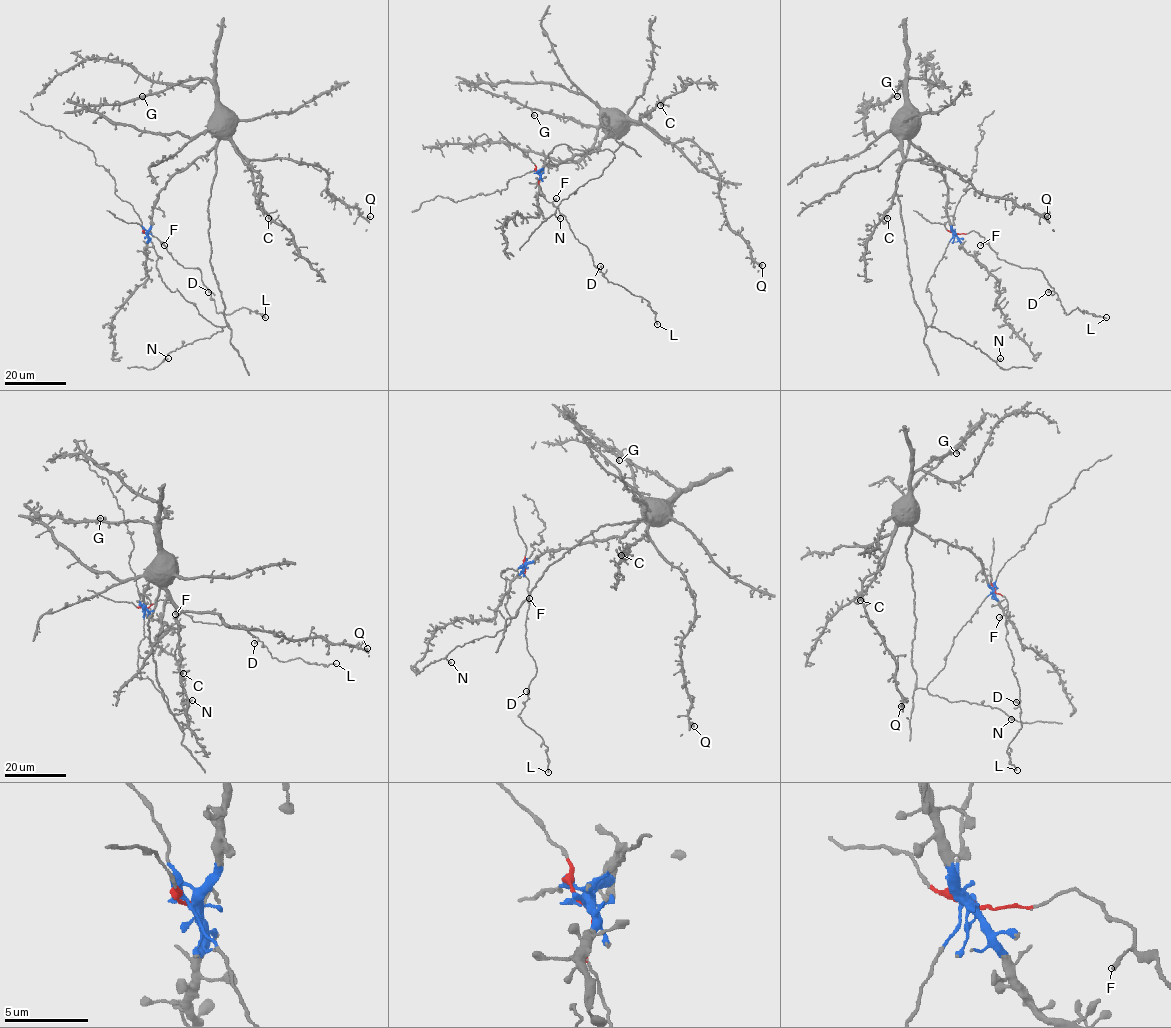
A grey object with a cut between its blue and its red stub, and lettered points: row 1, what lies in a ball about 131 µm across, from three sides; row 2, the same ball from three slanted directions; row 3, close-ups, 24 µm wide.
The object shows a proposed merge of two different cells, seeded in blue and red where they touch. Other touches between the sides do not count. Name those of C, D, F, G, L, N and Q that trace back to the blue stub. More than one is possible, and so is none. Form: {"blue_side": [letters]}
{"blue_side": ["C", "G", "N", "Q"]}

